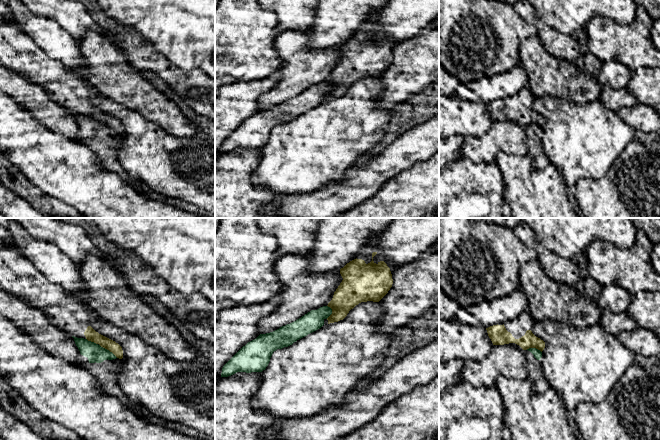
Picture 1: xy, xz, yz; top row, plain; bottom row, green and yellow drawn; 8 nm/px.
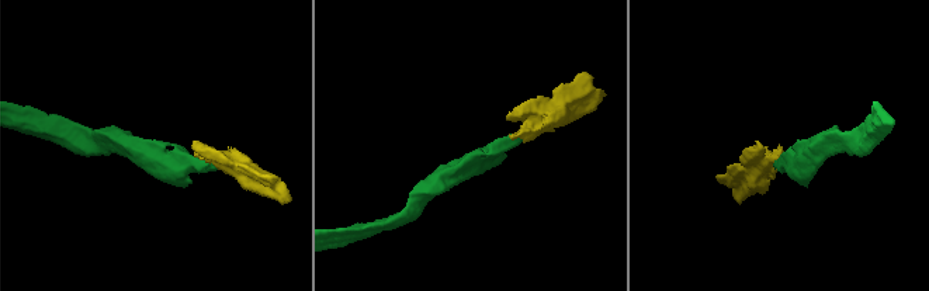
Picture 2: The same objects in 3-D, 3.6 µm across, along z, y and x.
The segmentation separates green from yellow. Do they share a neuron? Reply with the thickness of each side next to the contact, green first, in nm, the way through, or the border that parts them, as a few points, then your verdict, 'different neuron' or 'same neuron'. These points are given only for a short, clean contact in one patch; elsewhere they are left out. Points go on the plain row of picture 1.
140 nm thick on the green side, 100 nm on the other; border along xy (99, 120), (117, 133); different neuron

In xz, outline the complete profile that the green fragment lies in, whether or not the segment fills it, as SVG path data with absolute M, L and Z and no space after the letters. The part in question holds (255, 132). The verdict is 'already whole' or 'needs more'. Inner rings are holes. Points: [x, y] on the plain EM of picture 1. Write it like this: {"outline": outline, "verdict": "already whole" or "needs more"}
{"outline": "M328 82L311 86L296 97L279 105L260 110L256 115L243 122L222 144L221 153L237 148L262 148L270 138L274 127L292 121L297 116L320 105L324 96L332 90Z", "verdict": "already whole"}

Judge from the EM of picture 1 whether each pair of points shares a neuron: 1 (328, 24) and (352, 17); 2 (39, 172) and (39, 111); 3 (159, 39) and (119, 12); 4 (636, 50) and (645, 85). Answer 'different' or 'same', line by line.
1: same
2: different
3: same
4: different

